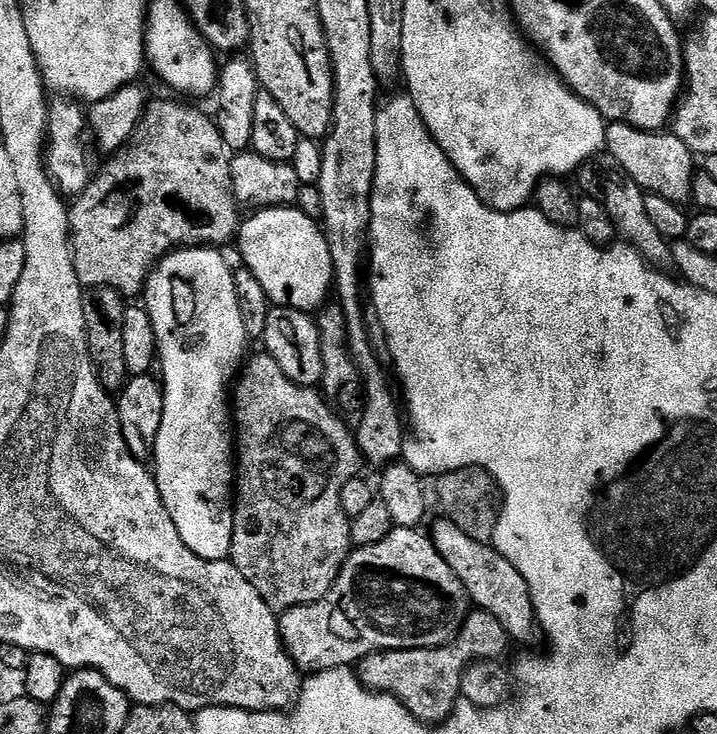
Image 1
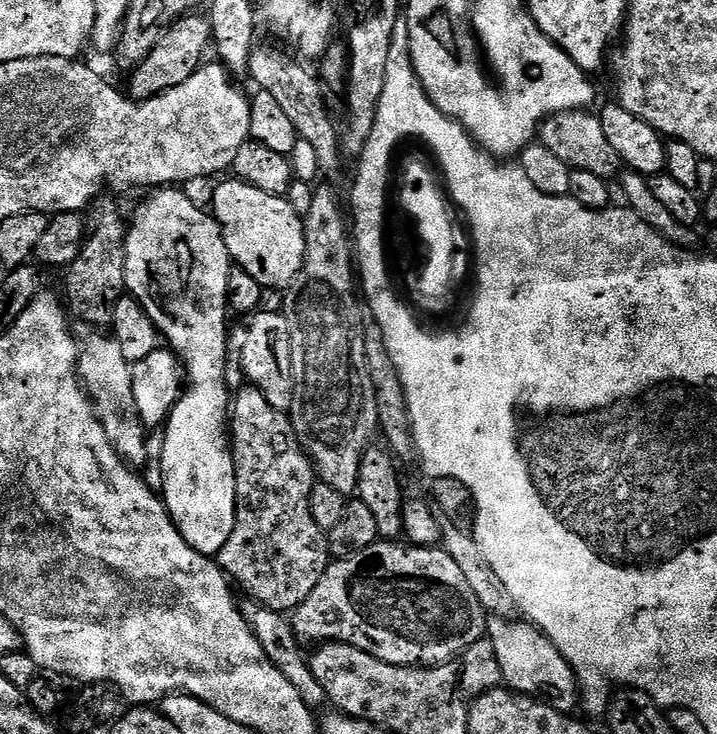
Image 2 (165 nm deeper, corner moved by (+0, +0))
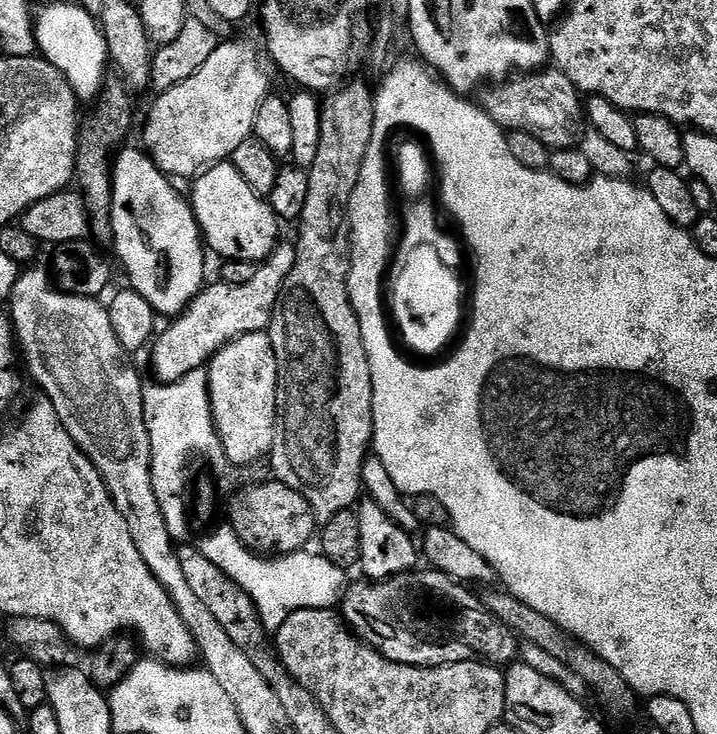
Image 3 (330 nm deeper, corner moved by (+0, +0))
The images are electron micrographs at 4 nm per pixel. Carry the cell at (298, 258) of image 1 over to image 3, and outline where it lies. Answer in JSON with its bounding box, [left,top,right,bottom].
[190,163,281,265]

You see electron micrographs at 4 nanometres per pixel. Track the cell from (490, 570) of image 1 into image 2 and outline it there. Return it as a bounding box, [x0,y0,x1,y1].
[486,616,577,714]

